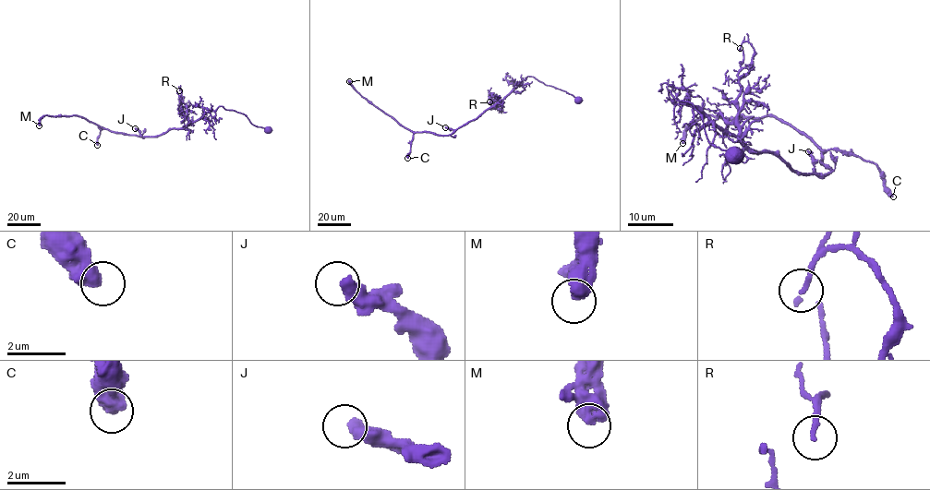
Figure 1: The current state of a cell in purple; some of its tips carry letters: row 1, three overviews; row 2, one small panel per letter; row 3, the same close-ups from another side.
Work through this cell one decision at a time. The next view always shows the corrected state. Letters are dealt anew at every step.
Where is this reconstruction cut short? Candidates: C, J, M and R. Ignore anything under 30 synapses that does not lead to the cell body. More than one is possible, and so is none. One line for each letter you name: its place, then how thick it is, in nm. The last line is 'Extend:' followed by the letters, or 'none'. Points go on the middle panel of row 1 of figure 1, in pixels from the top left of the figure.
Extend: none

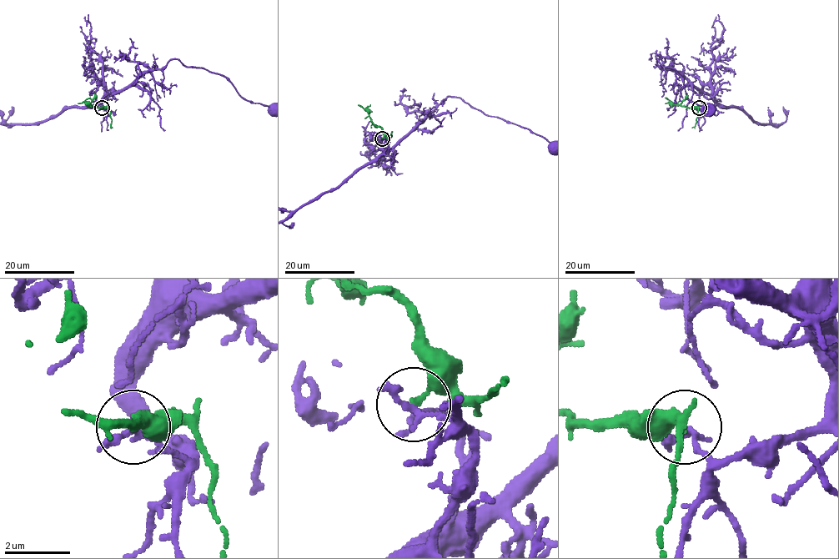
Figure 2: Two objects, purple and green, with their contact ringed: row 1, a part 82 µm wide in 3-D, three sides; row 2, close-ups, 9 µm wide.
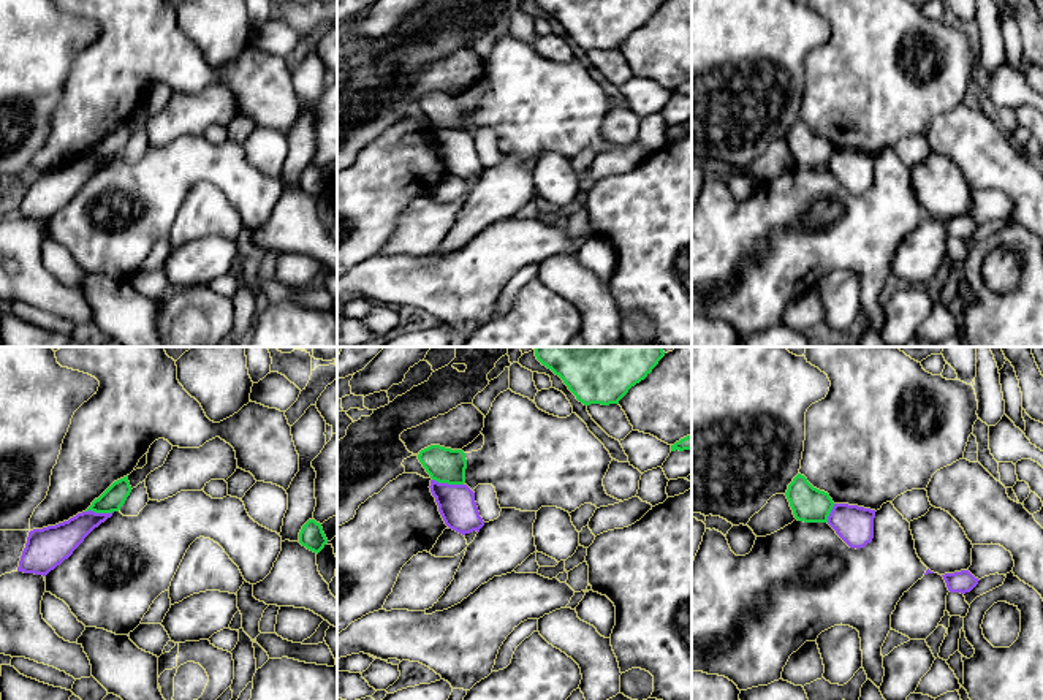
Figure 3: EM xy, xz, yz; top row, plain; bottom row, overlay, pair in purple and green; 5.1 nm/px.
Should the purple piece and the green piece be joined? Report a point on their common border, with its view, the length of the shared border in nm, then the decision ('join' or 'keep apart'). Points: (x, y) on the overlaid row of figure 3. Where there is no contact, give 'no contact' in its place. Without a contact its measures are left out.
xz (447, 483) | 160 nm | keep apart

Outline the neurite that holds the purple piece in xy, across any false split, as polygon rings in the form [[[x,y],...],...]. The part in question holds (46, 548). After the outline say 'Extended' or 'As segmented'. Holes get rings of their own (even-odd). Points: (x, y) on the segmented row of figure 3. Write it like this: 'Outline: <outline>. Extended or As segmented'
Outline: [[[89,510],[55,526],[30,531],[17,572],[46,576],[68,559],[95,527],[111,516],[112,513]]]. As segmented

